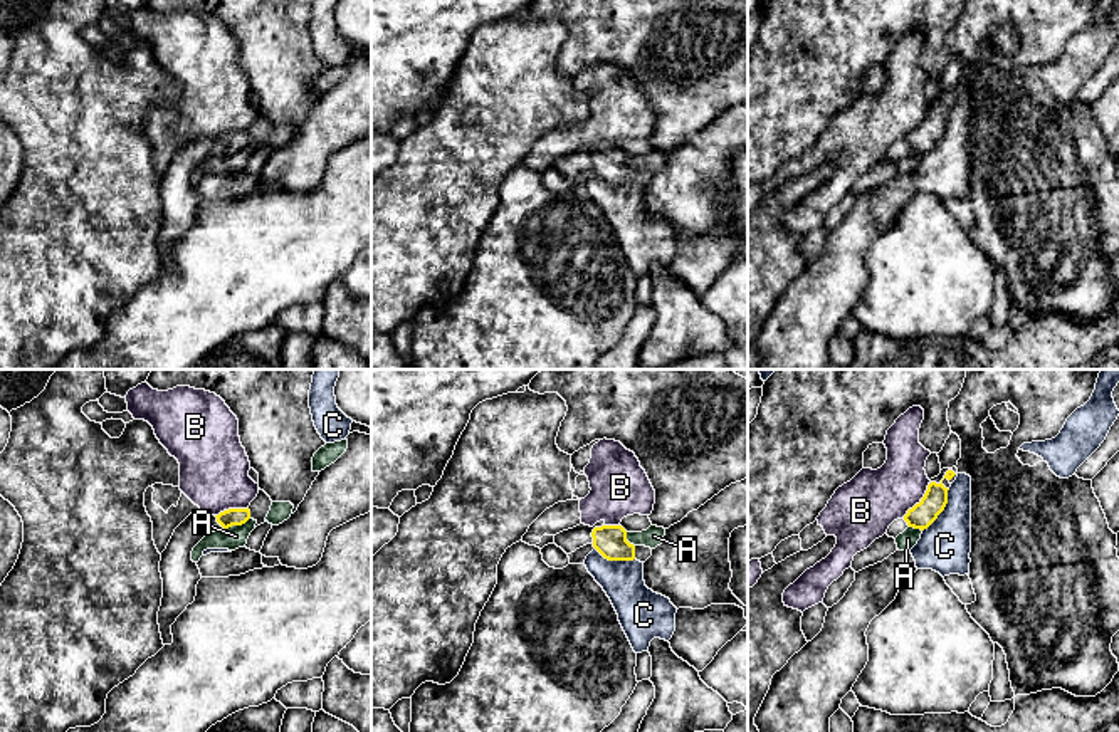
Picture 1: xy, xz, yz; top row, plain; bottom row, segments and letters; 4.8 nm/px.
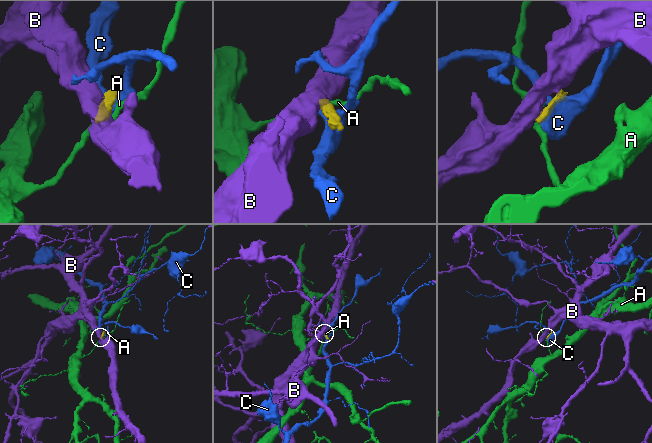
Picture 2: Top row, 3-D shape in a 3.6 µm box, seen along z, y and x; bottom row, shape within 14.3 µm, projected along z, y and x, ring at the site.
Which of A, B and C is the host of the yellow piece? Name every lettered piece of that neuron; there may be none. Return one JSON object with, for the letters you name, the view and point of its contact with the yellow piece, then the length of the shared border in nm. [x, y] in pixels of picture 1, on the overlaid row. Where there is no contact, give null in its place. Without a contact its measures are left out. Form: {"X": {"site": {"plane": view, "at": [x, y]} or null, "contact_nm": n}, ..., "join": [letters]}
{"join": []}

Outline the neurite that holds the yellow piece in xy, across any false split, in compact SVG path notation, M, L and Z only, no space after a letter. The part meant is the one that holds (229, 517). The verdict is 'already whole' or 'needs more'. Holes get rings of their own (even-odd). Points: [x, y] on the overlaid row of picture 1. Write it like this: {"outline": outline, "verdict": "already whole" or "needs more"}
{"outline": "M229 509L218 515L198 510L192 512L173 532L161 552L160 573L163 598L158 611L158 625L163 645L173 643L171 625L195 601L197 584L202 579L197 562L192 561L193 547L210 532L242 525L250 519L247 509Z", "verdict": "needs more"}

